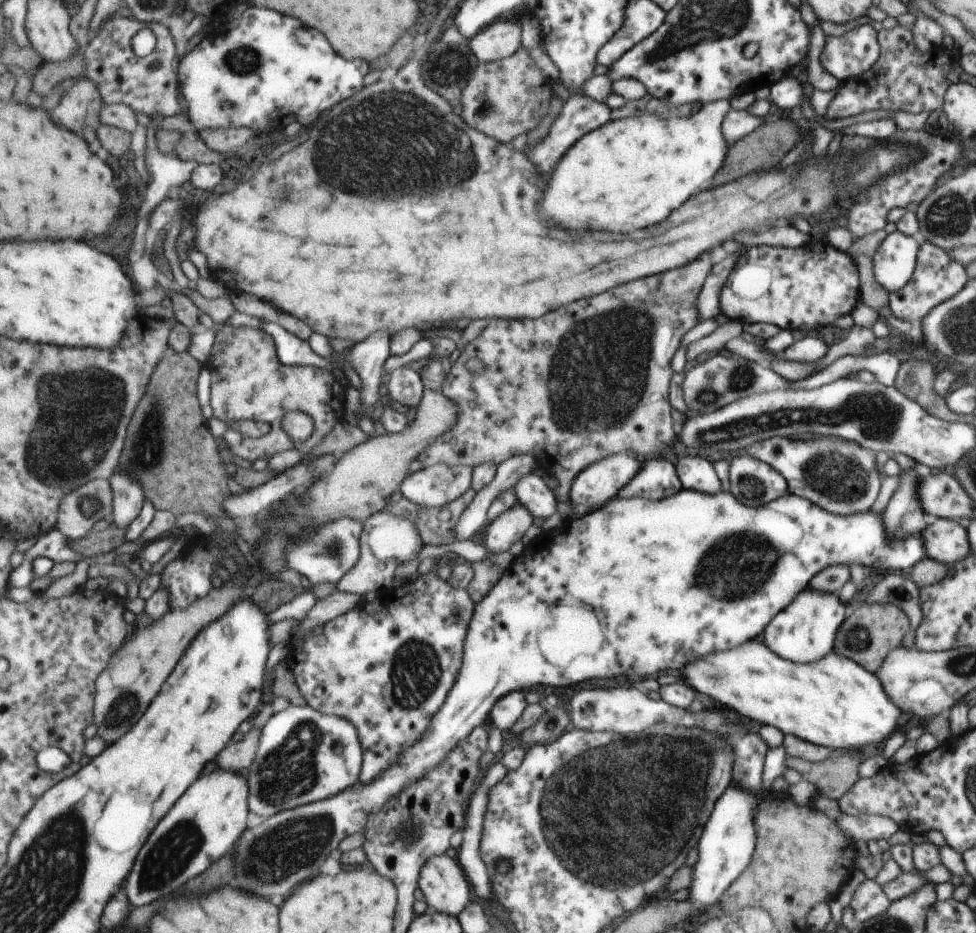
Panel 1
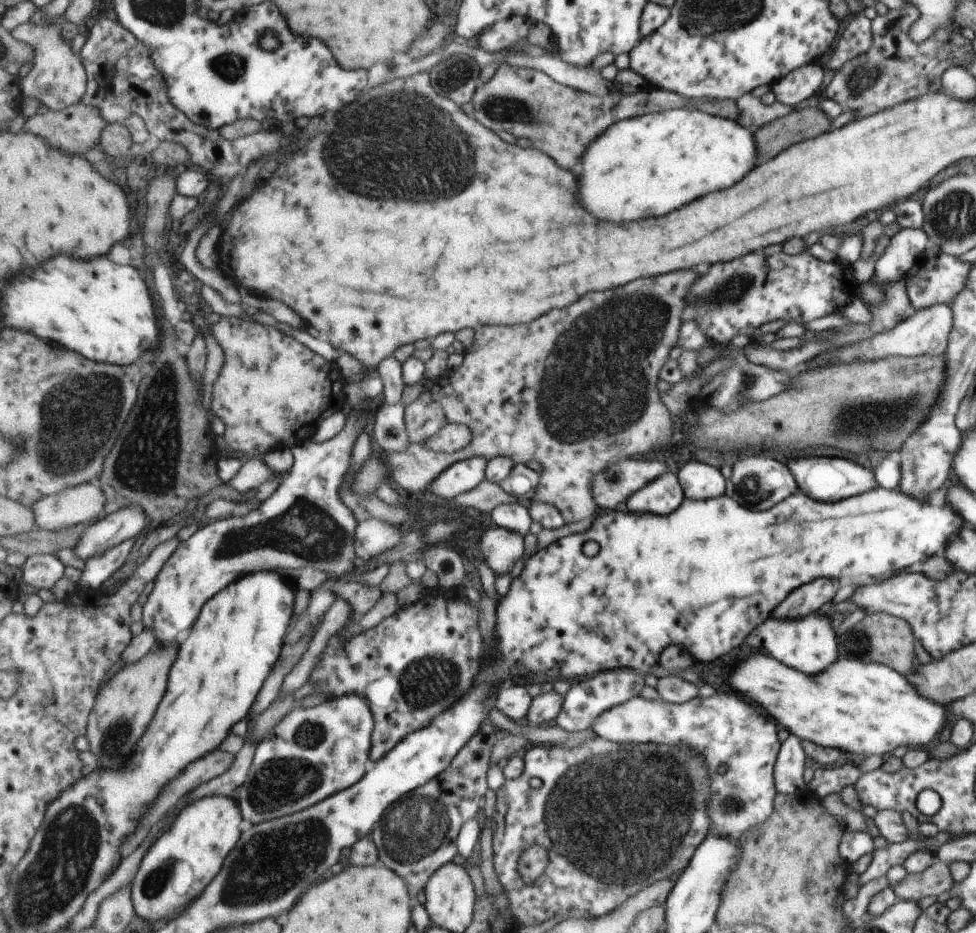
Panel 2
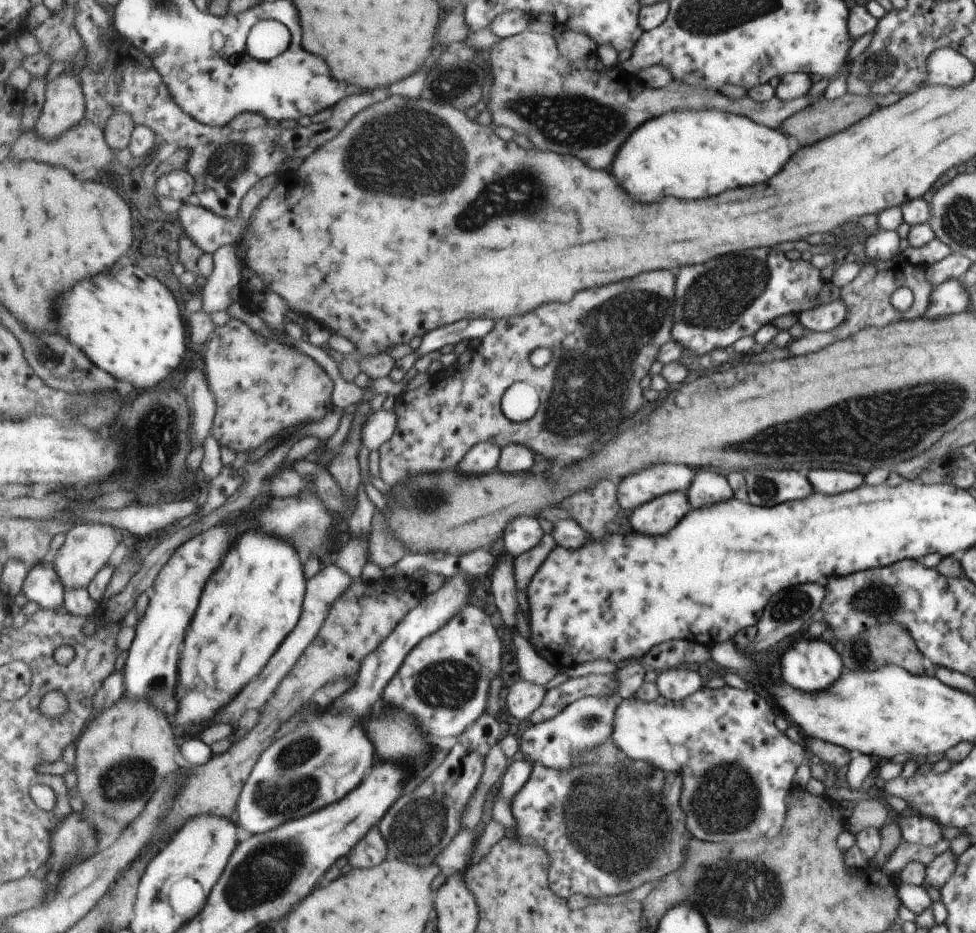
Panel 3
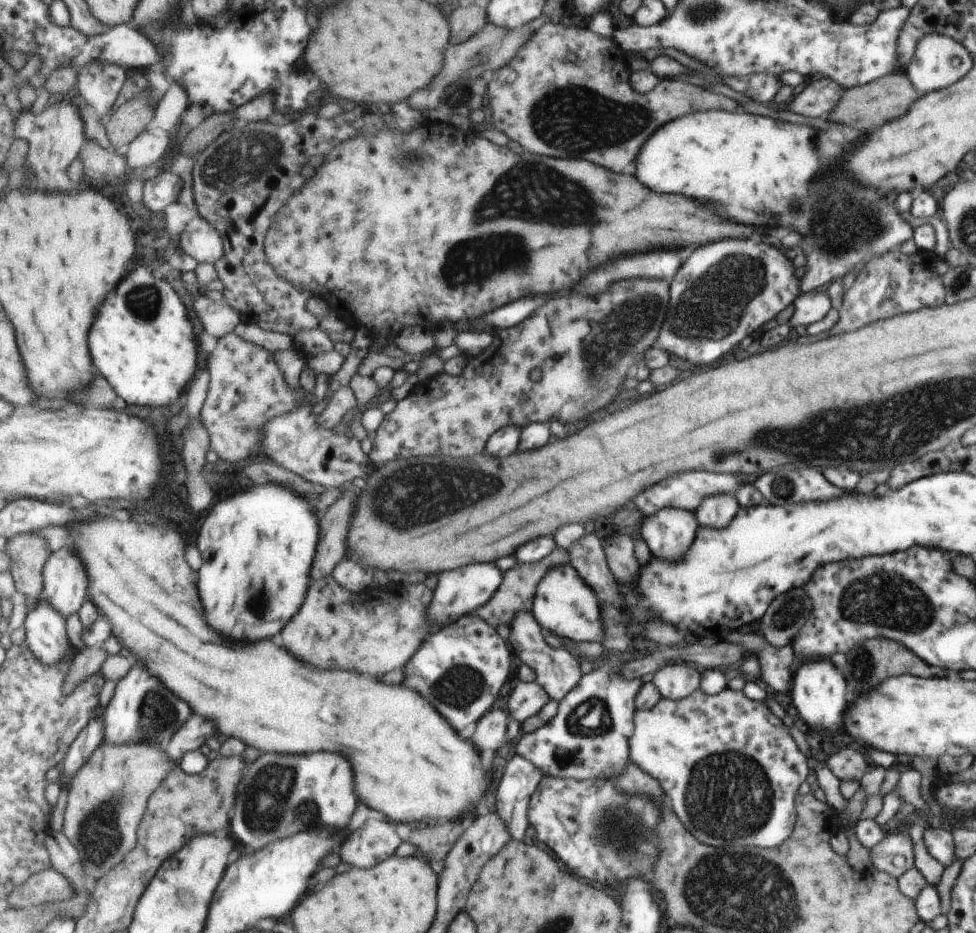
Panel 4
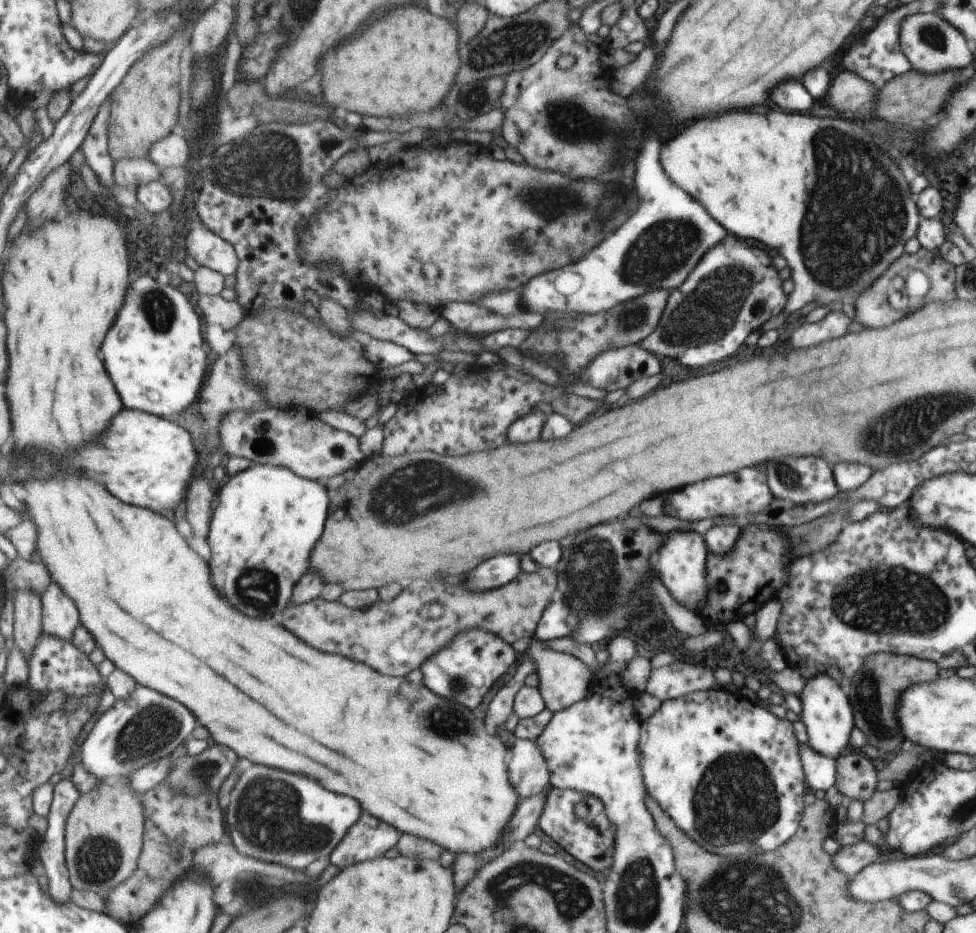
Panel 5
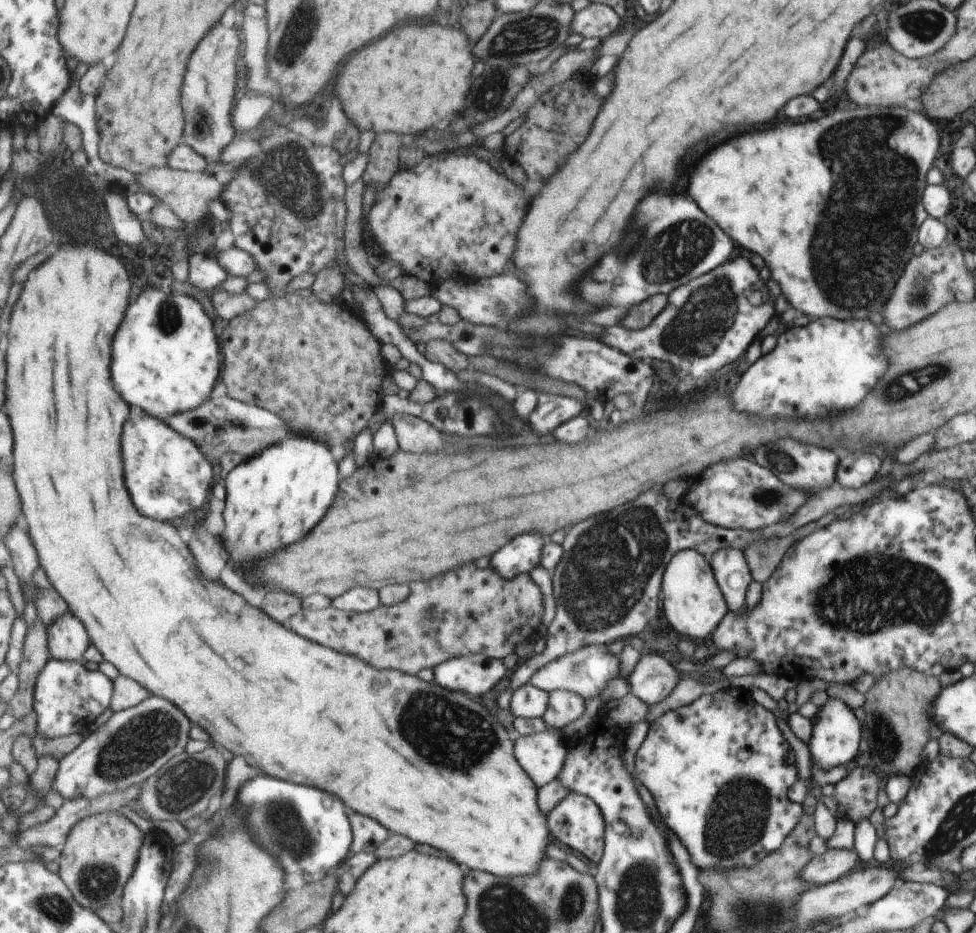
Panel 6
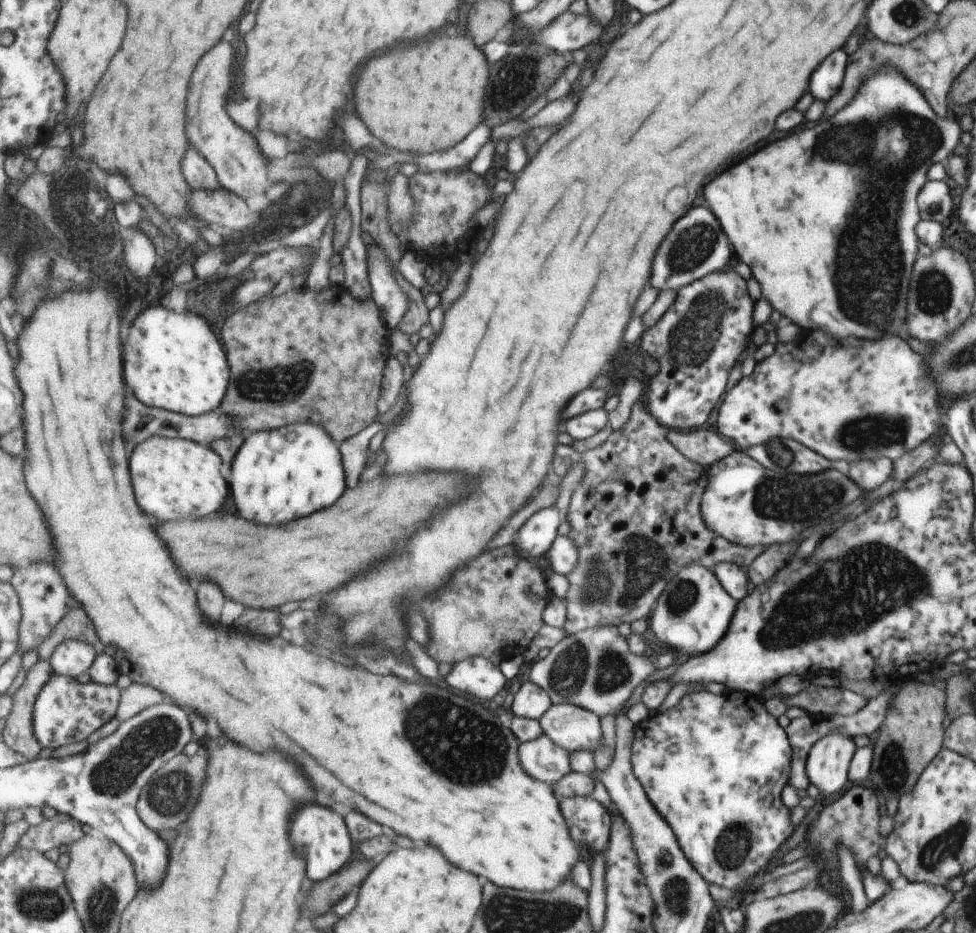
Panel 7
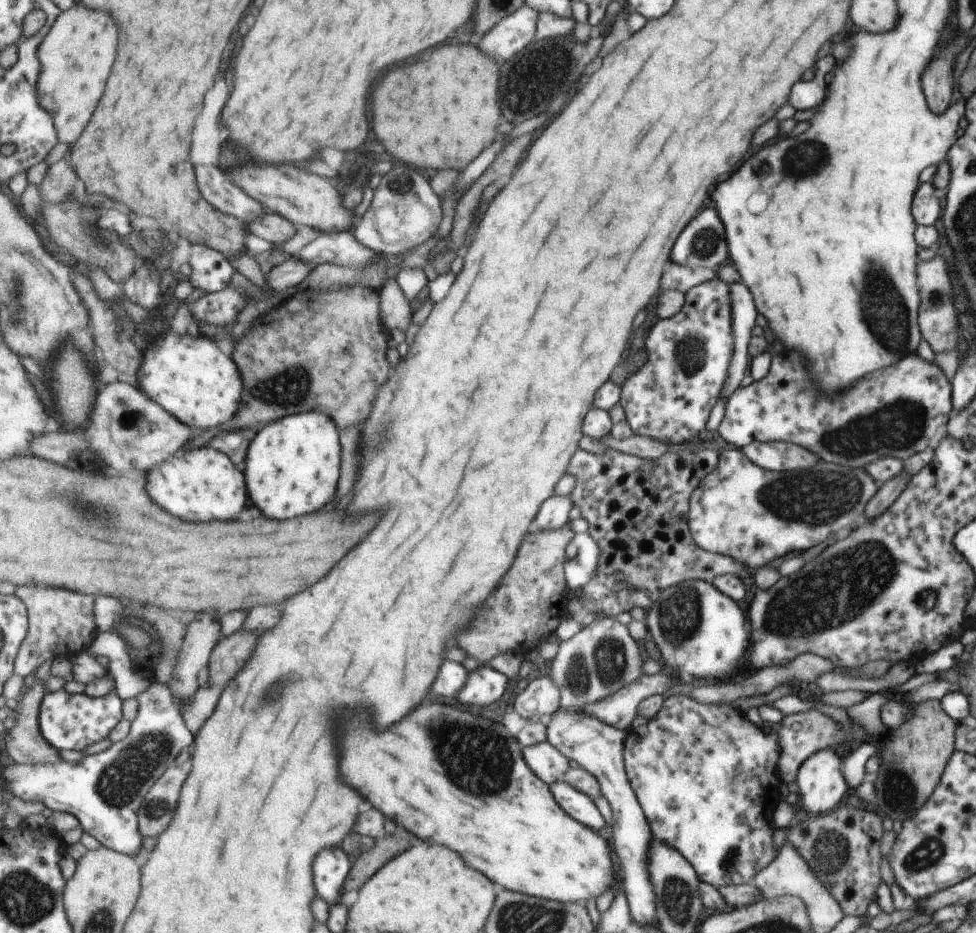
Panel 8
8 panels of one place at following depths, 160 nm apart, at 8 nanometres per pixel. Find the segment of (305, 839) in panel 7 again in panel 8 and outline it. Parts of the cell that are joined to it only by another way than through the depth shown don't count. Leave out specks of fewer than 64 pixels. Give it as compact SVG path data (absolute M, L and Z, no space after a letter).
M343 848L325 850L321 858L317 858L317 890L329 902L329 906L337 906L345 891L345 882L352 873L352 858L349 858Z

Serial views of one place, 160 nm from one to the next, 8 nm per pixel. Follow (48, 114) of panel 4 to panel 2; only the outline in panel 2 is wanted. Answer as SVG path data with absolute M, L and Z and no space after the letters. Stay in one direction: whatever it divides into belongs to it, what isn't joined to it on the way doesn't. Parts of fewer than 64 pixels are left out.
M42 19L39 23L27 21L11 30L13 38L34 48L32 71L22 79L21 88L32 93L51 111L58 111L77 104L84 97L88 87L88 72L80 53L73 52L71 41L63 40L61 26L54 21Z

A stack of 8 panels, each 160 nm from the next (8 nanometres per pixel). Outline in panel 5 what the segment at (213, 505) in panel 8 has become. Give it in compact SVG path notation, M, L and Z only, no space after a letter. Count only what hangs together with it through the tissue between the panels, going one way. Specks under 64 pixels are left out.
M125 408L117 418L113 418L113 426L109 426L109 430L105 430L105 434L101 434L97 442L79 448L77 454L73 454L73 462L69 462L67 458L67 464L71 464L73 470L81 470L87 478L97 478L99 482L109 486L109 490L113 490L113 494L117 494L117 498L121 498L123 502L151 508L153 512L163 512L173 510L183 500L183 496L186 498L188 486L197 472L197 452L193 441L181 422Z

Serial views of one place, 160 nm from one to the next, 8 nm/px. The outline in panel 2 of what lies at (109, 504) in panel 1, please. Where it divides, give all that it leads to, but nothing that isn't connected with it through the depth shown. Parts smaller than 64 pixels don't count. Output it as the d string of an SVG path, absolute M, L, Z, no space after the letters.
M91 482L45 497L31 510L36 518L36 526L43 530L64 531L101 519L107 501L103 487Z

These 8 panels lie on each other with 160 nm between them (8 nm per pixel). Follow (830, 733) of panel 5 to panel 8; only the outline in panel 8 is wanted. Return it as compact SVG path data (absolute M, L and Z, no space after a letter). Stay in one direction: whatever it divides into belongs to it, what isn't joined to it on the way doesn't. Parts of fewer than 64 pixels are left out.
M831 748L811 754L797 770L795 783L801 796L801 809L809 816L825 814L847 792L841 776L841 758Z

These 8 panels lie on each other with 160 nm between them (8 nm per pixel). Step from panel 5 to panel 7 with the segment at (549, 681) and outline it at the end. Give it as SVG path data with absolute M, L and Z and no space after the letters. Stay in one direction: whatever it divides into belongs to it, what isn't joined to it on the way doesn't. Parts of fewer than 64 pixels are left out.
M552 704L540 718L544 733L567 752L583 748L592 753L599 746L601 728L599 717L574 704Z

